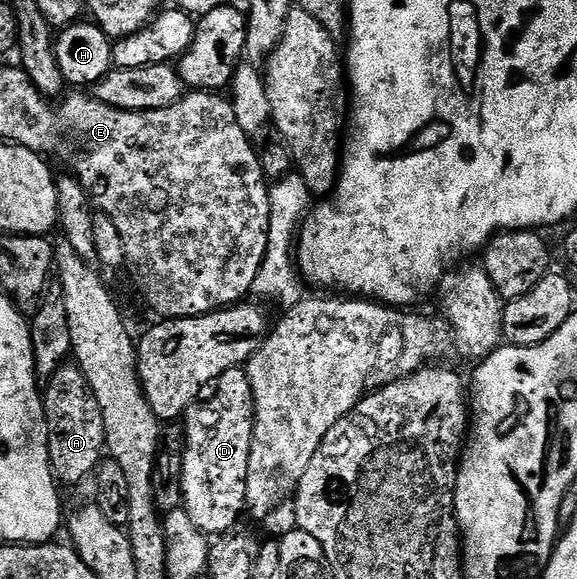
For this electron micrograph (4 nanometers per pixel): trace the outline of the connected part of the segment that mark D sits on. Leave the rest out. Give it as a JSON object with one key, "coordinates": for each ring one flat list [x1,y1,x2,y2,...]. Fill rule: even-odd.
{"coordinates":[[241,367,227,369,217,378,213,396,189,408,183,416,185,429,185,456,183,457,183,497,182,504,187,517,200,531,210,537,223,534,238,526,237,519,246,510,247,461,253,440,253,394,249,384,249,374]]}

